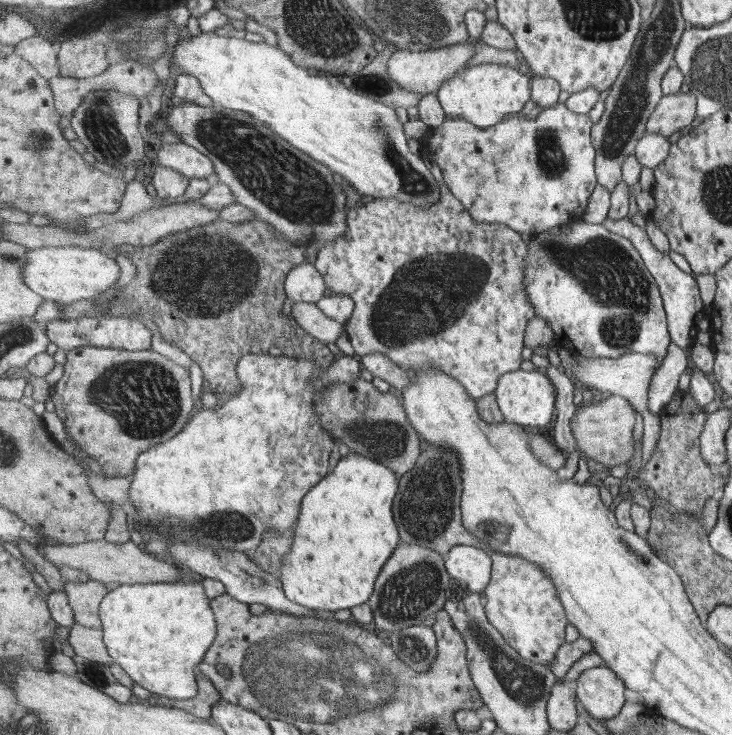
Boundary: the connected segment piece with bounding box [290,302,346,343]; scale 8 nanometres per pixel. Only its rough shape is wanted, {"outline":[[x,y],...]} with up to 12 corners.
{"outline":[[294,302],[300,328],[318,341],[335,343],[346,332],[316,303]]}

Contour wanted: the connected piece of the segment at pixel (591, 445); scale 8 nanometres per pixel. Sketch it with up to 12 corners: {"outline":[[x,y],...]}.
{"outline":[[611,395],[578,409],[581,455],[609,468],[633,459],[635,408]]}

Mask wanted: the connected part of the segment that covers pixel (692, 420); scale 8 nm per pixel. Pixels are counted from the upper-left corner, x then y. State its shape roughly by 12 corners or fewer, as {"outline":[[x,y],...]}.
{"outline":[[679,391],[661,414],[644,480],[685,512],[700,512],[713,474],[699,458],[703,412]]}

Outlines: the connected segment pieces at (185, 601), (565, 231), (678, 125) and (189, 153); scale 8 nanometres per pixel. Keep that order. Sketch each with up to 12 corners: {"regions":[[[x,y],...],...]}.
{"regions":[[[194,578],[111,587],[114,662],[151,693],[195,698],[217,618]],[[577,220],[523,235],[525,290],[578,357],[672,346],[641,252]],[[690,92],[663,96],[647,131],[671,136],[694,120]],[[165,143],[159,163],[192,179],[215,179],[215,163],[187,143]]]}

